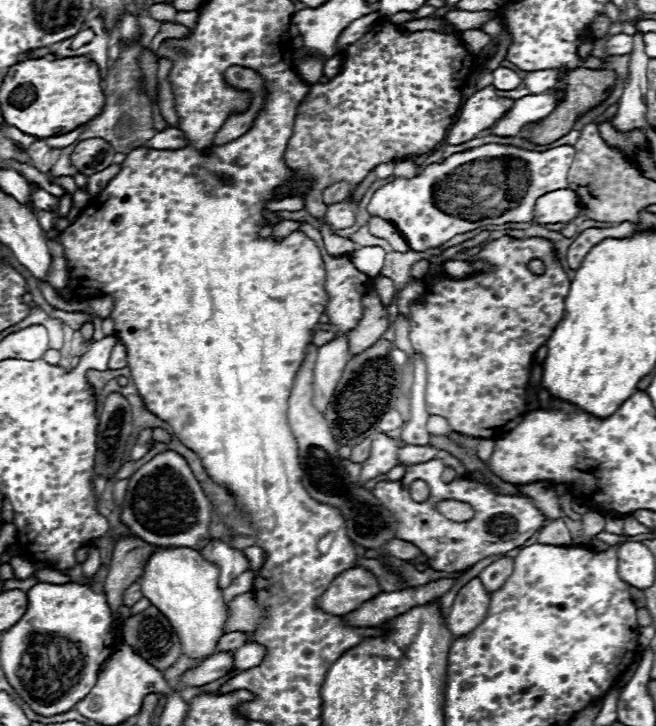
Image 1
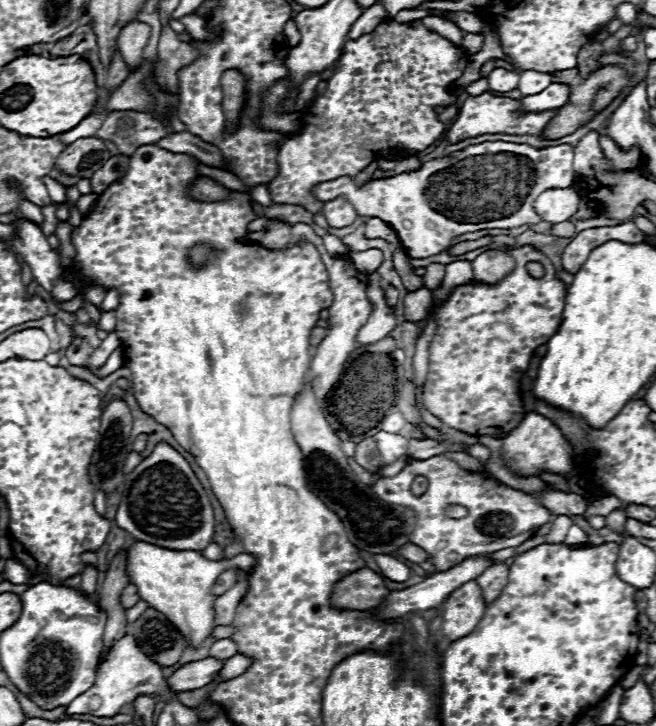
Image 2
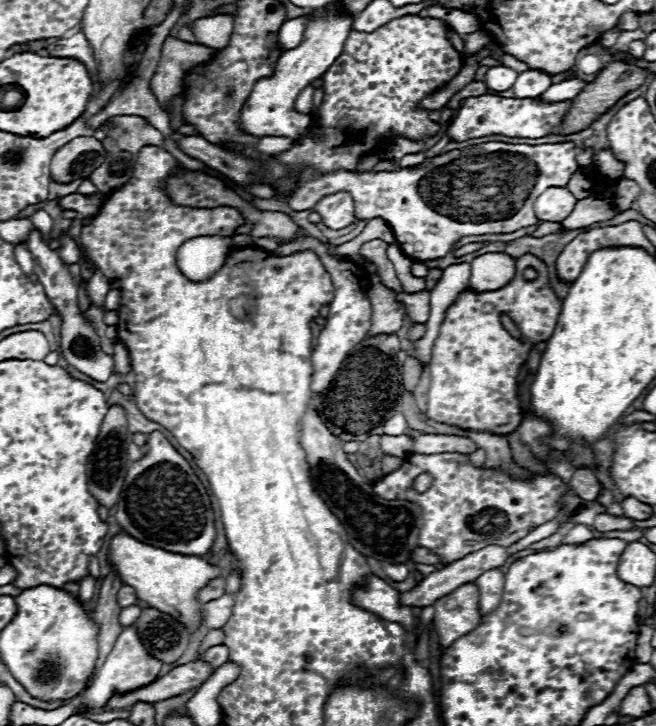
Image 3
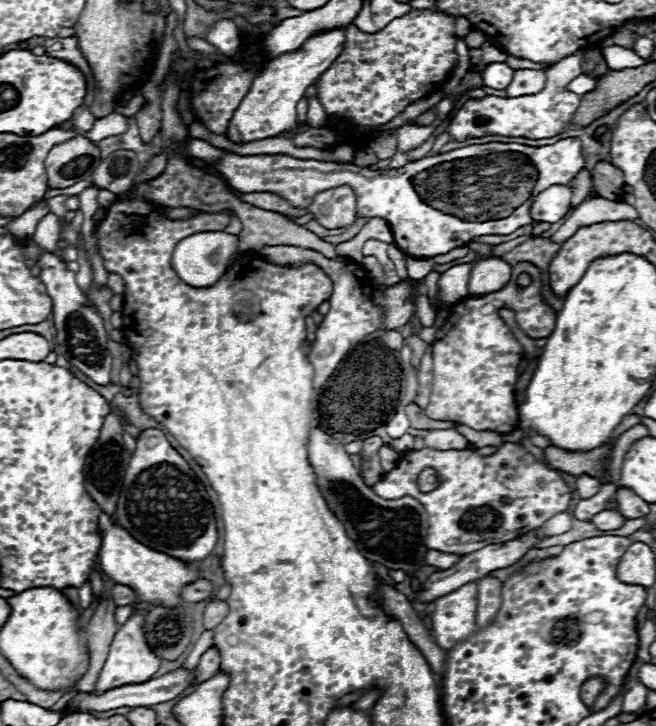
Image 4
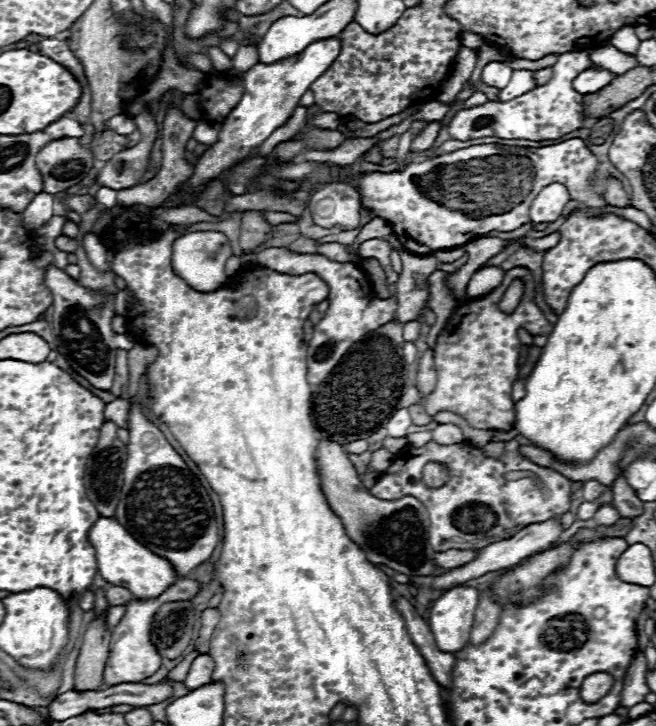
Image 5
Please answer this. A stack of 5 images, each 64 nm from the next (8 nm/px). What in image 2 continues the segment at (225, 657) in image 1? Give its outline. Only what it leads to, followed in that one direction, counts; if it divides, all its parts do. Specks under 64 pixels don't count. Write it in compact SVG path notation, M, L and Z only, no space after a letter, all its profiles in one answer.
M206 658L206 660L190 662L190 664L182 666L180 670L176 670L166 682L170 684L170 688L174 692L202 688L202 686L210 684L212 680L216 680L216 676L220 674L224 662L226 660L218 660L218 658Z

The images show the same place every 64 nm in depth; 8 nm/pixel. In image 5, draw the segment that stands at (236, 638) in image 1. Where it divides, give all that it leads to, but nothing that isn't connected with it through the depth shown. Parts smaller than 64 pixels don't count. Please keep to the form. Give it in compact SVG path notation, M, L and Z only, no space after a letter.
M202 654L192 662L192 668L184 680L184 686L190 690L196 690L212 680L212 672L214 672L214 658L210 654Z

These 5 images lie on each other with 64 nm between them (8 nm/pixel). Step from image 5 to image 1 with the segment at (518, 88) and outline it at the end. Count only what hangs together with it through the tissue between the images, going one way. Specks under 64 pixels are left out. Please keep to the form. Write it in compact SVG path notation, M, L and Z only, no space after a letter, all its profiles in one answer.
M550 68L550 70L536 70L536 72L528 72L528 76L524 78L524 84L528 86L530 92L544 92L548 88L552 88L552 84L556 82L558 74L564 72L566 68Z

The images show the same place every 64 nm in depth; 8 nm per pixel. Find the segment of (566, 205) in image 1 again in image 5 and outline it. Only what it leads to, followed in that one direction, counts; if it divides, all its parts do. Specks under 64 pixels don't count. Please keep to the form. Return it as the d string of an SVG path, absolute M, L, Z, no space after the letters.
M550 184L546 186L532 202L530 206L530 220L534 224L538 222L554 222L560 218L566 202L570 200L568 188L564 184Z

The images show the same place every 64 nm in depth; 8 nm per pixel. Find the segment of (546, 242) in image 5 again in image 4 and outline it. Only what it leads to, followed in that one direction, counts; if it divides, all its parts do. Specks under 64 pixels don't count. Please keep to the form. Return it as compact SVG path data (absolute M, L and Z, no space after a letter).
M594 196L590 200L584 200L578 204L572 214L562 222L562 226L554 232L554 242L564 242L570 238L580 226L590 226L598 222L616 222L616 220L634 220L638 212L624 202L612 202L600 196Z

